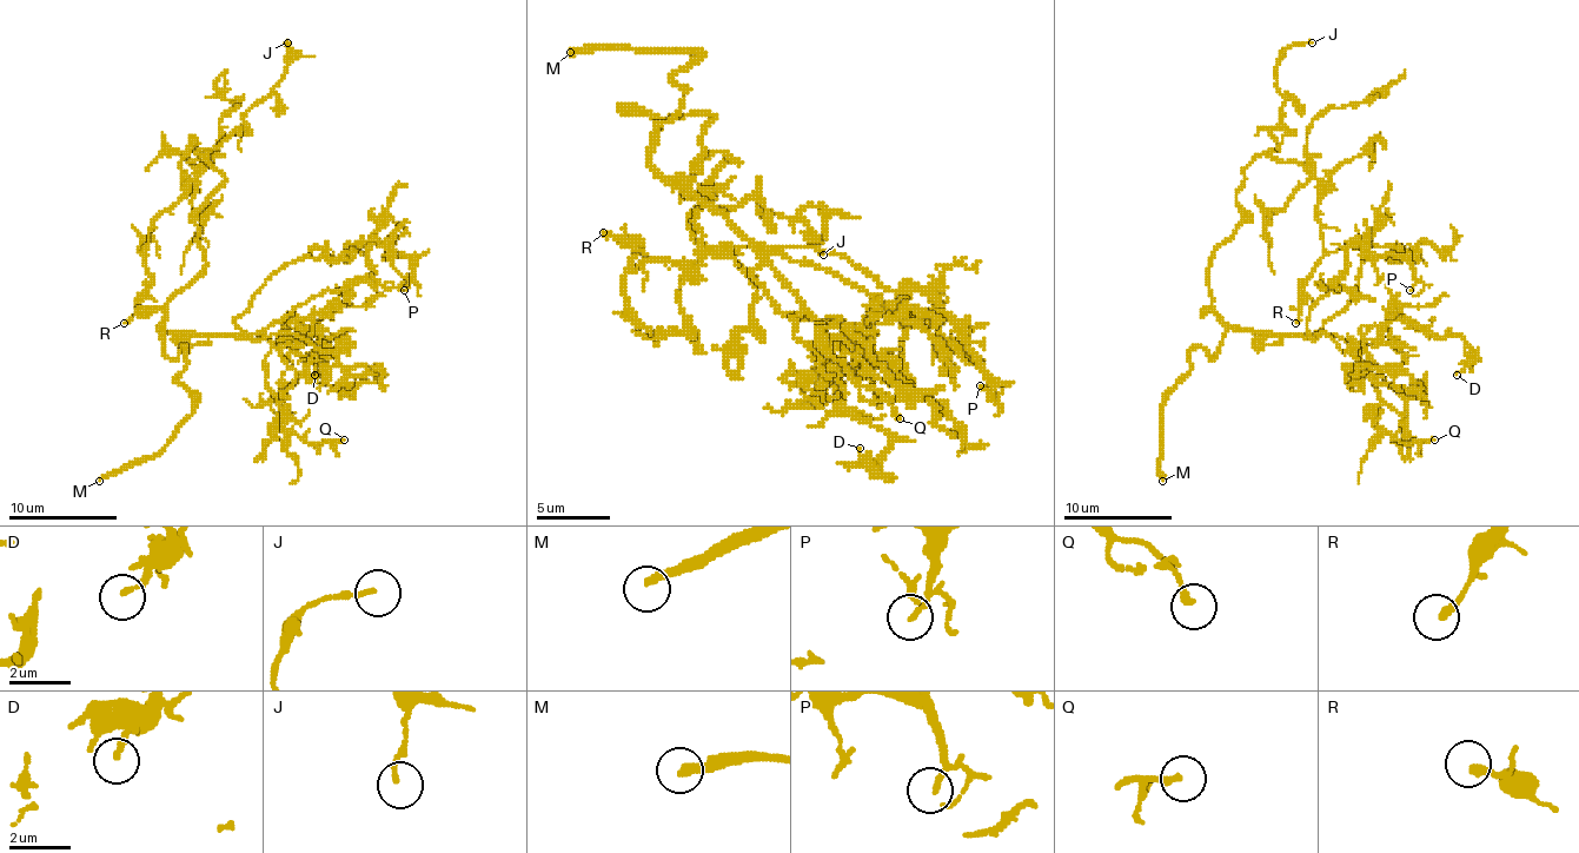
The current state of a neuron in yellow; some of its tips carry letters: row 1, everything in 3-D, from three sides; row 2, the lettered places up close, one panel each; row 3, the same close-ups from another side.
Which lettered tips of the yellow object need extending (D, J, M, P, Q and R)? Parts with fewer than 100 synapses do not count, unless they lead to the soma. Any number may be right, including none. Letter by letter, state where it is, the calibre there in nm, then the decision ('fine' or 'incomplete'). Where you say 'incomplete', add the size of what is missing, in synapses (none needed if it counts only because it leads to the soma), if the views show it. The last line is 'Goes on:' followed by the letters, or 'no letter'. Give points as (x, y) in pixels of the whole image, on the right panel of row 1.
D: at (1457, 375); 170 nm thick; fine
J: at (1312, 43); 130 nm thick; fine
M: at (1162, 481); 300 nm thick; incomplete
P: at (1410, 290); 160 nm thick; fine
Q: at (1434, 440); 200 nm thick; fine
R: at (1295, 323); 260 nm thick; fine
Goes on: M

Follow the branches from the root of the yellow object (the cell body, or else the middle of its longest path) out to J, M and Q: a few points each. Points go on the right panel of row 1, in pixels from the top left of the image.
J: (1212, 306), (1212, 255), (1241, 219), (1236, 190), (1276, 149), (1280, 53), (1312, 43)
M: (1212, 306), (1225, 336), (1214, 358), (1201, 348), (1193, 350), (1189, 369), (1166, 396), (1162, 481)
Q: (1212, 306), (1239, 328), (1337, 334), (1372, 379), (1380, 399), (1378, 427), (1401, 442), (1434, 440)

